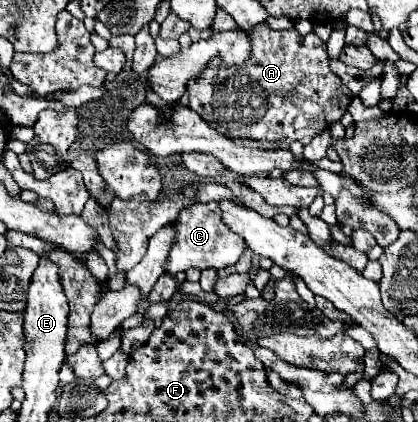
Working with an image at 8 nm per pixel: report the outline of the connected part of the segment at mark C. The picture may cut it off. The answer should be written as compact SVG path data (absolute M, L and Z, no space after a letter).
M207 202L207 204L193 204L187 206L179 212L179 218L175 220L175 230L177 230L177 240L171 248L169 260L165 264L165 270L171 274L177 274L187 268L225 268L225 266L235 266L237 260L245 254L247 246L241 242L239 234L233 234L225 222L221 222L221 208L217 202Z

